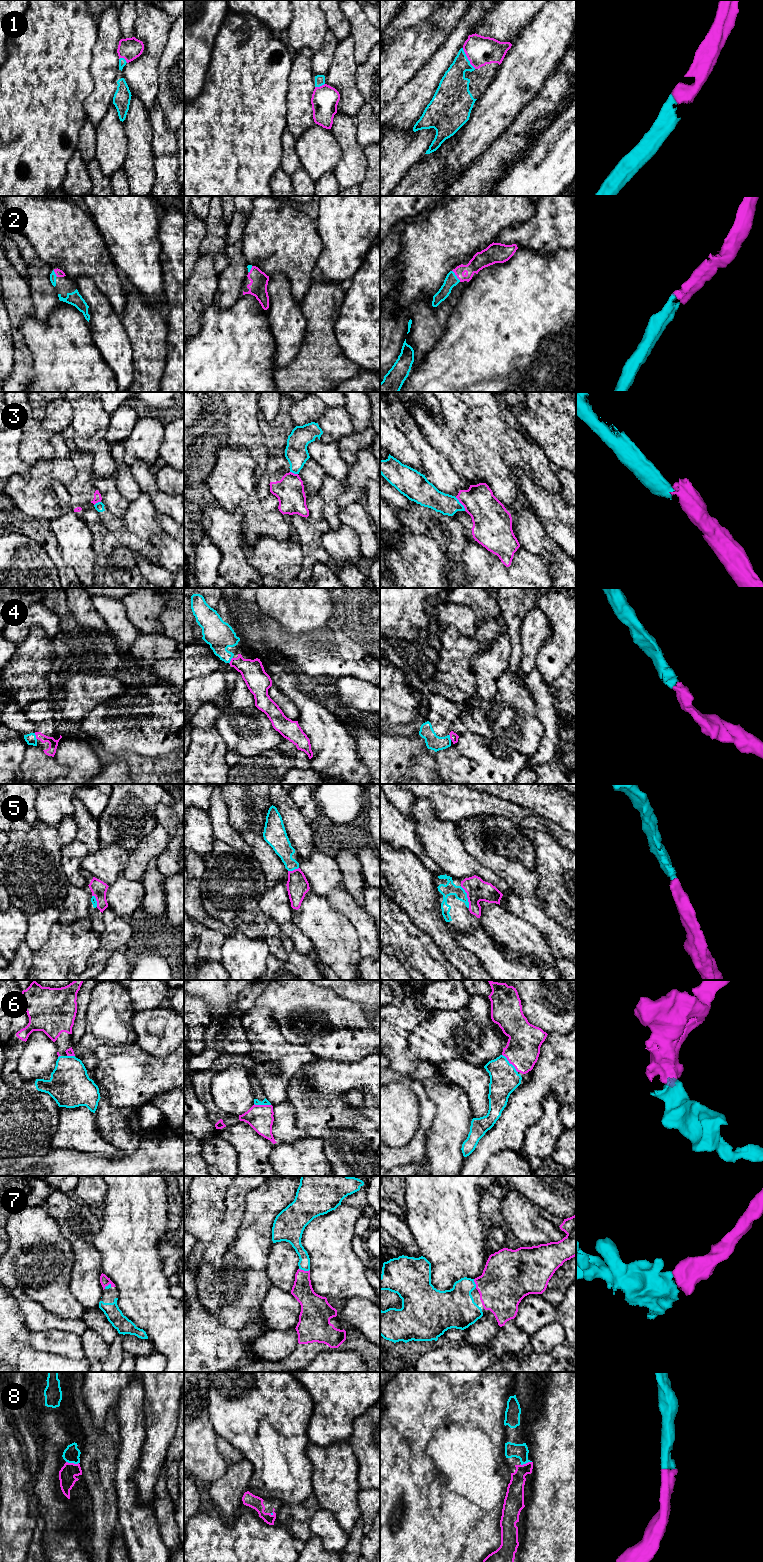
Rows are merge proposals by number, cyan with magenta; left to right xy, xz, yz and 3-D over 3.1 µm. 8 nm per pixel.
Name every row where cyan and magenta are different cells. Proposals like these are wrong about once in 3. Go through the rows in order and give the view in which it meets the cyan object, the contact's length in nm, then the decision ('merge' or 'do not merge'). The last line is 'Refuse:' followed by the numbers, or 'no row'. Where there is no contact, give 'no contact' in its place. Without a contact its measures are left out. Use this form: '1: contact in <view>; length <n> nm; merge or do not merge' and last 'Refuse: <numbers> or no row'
1: contact in yz; length 200 nm; merge
2: contact in yz; length 120 nm; merge
3: contact in yz; length 140 nm; do not merge
4: contact in xy; length 60 nm; merge
5: contact in yz; length 190 nm; merge
6: contact in yz; length 200 nm; merge
7: contact in xz; length 90 nm; merge
8: contact in xy; length 110 nm; merge
Refuse: 3

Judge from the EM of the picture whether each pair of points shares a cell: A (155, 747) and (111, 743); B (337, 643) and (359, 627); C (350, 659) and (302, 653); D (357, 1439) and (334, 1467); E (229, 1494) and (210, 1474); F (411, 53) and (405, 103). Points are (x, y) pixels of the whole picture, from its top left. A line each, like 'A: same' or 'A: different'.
A: same
B: different
C: same
D: different
E: different
F: different

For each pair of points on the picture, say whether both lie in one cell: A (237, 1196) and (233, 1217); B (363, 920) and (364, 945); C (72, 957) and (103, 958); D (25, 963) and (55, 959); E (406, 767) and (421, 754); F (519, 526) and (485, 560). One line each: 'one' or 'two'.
A: one
B: one
C: two
D: two
E: one
F: two

